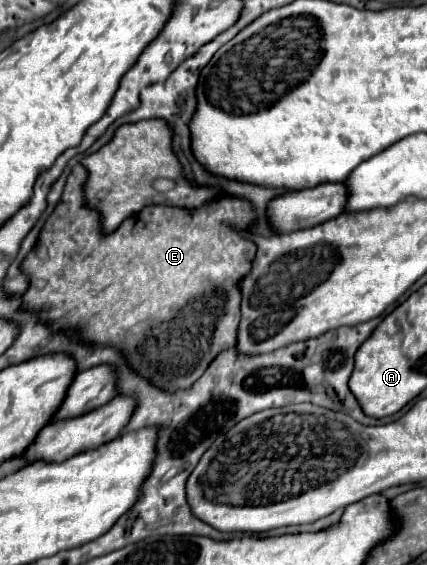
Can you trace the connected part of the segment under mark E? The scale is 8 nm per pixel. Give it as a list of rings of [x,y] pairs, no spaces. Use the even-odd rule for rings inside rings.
[[[80,163],[74,165],[62,199],[56,205],[54,213],[48,217],[38,245],[32,249],[32,253],[24,259],[22,263],[22,271],[28,273],[32,279],[30,289],[24,293],[24,307],[36,309],[40,311],[40,317],[44,321],[50,321],[54,329],[70,329],[76,327],[78,333],[92,341],[94,345],[114,345],[120,347],[126,353],[126,359],[130,361],[132,369],[138,371],[142,377],[148,377],[154,381],[154,385],[166,389],[166,391],[176,391],[176,389],[186,389],[190,387],[198,377],[202,377],[202,373],[208,369],[208,365],[218,357],[220,351],[234,347],[236,345],[236,329],[240,327],[240,303],[242,303],[242,293],[240,293],[240,281],[250,273],[252,269],[252,261],[256,257],[256,243],[242,237],[242,233],[246,229],[252,227],[252,223],[256,221],[256,211],[254,205],[248,199],[238,199],[238,197],[230,197],[230,195],[222,195],[216,201],[200,207],[200,209],[180,209],[180,207],[164,207],[164,205],[152,205],[152,207],[144,207],[140,213],[136,213],[134,217],[128,217],[126,221],[122,221],[122,225],[112,231],[112,233],[104,233],[102,229],[102,215],[98,209],[88,207],[88,203],[84,201],[84,185],[88,179],[88,171],[86,167],[82,167]]]

